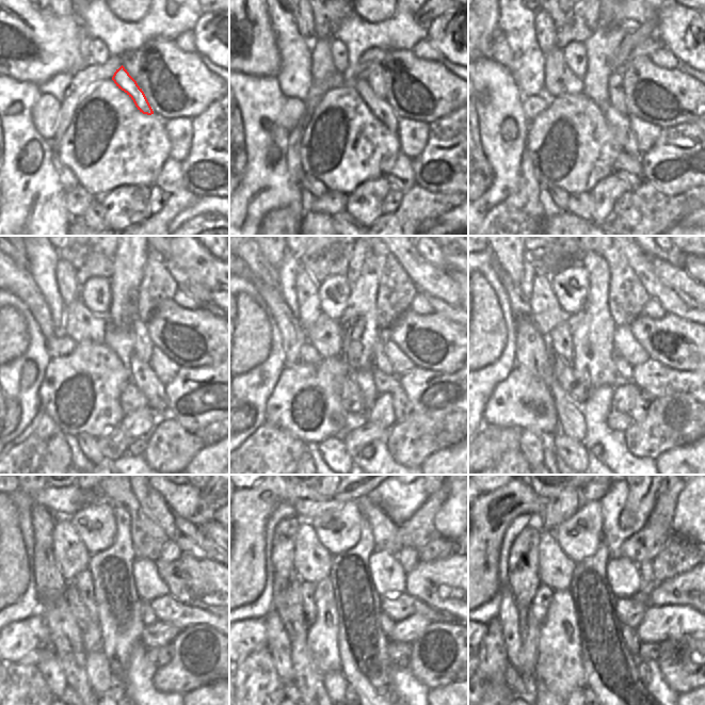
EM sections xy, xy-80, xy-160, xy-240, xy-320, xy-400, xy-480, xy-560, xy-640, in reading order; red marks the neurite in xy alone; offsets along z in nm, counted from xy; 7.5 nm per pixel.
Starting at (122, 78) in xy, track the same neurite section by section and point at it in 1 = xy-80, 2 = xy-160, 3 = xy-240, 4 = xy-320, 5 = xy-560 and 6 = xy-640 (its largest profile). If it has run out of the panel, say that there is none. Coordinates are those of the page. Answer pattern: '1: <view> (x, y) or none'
1: xy-80 (381, 109)
2: xy-160 (620, 124)
3: xy-240 (142, 375)
4: xy-320 (384, 383)
5: xy-560 (402, 663)
6: xy-640 (642, 669)

